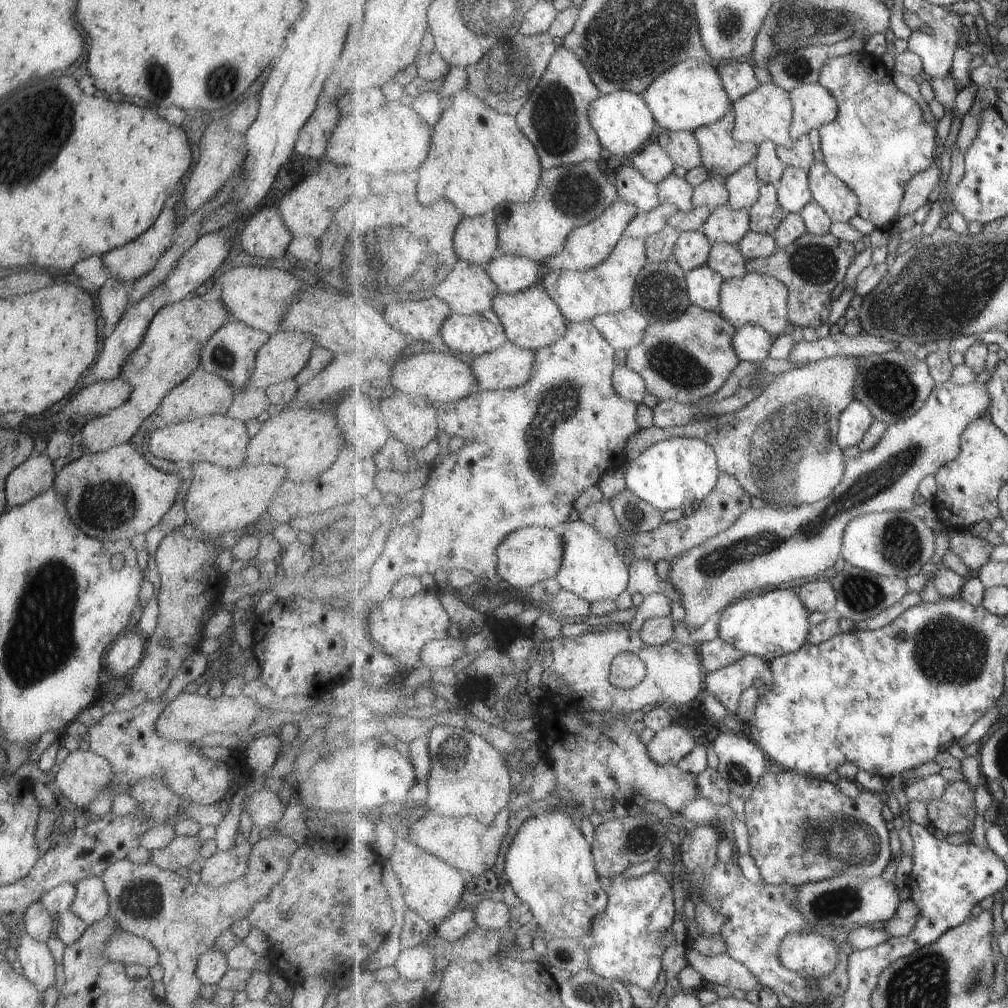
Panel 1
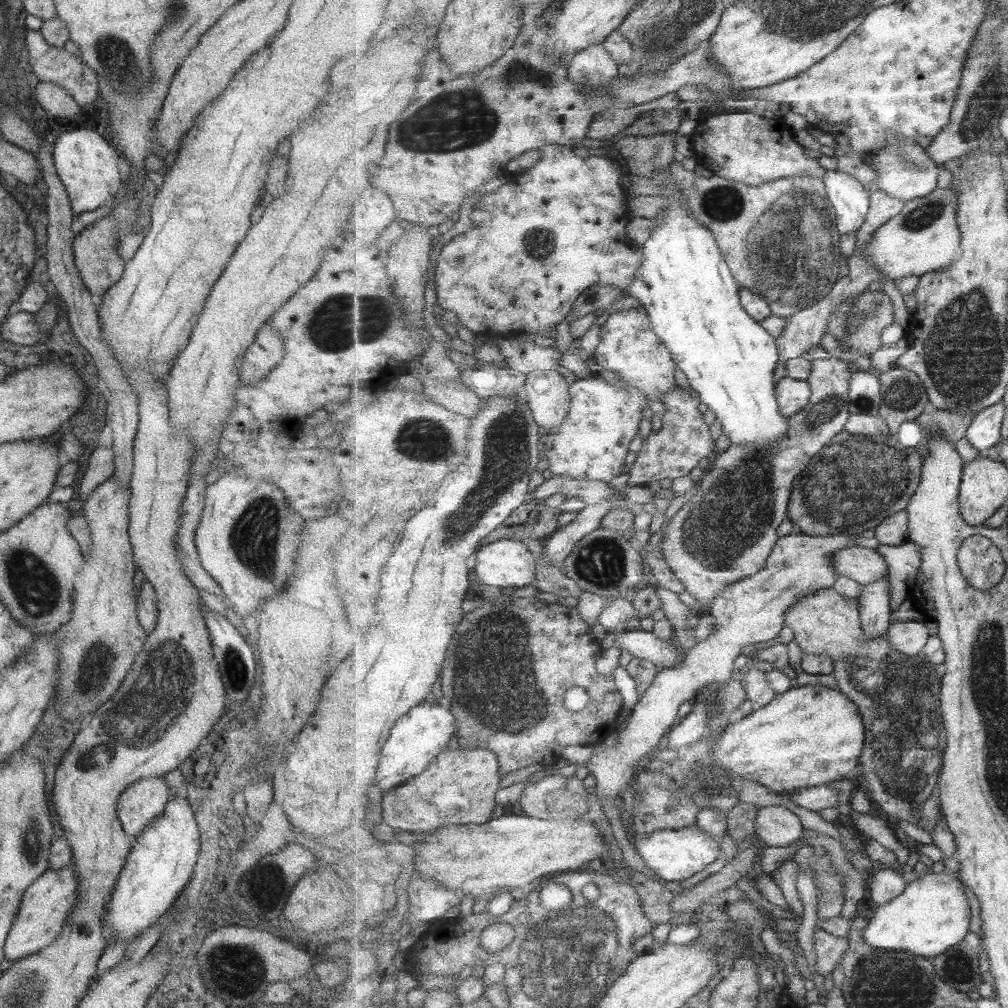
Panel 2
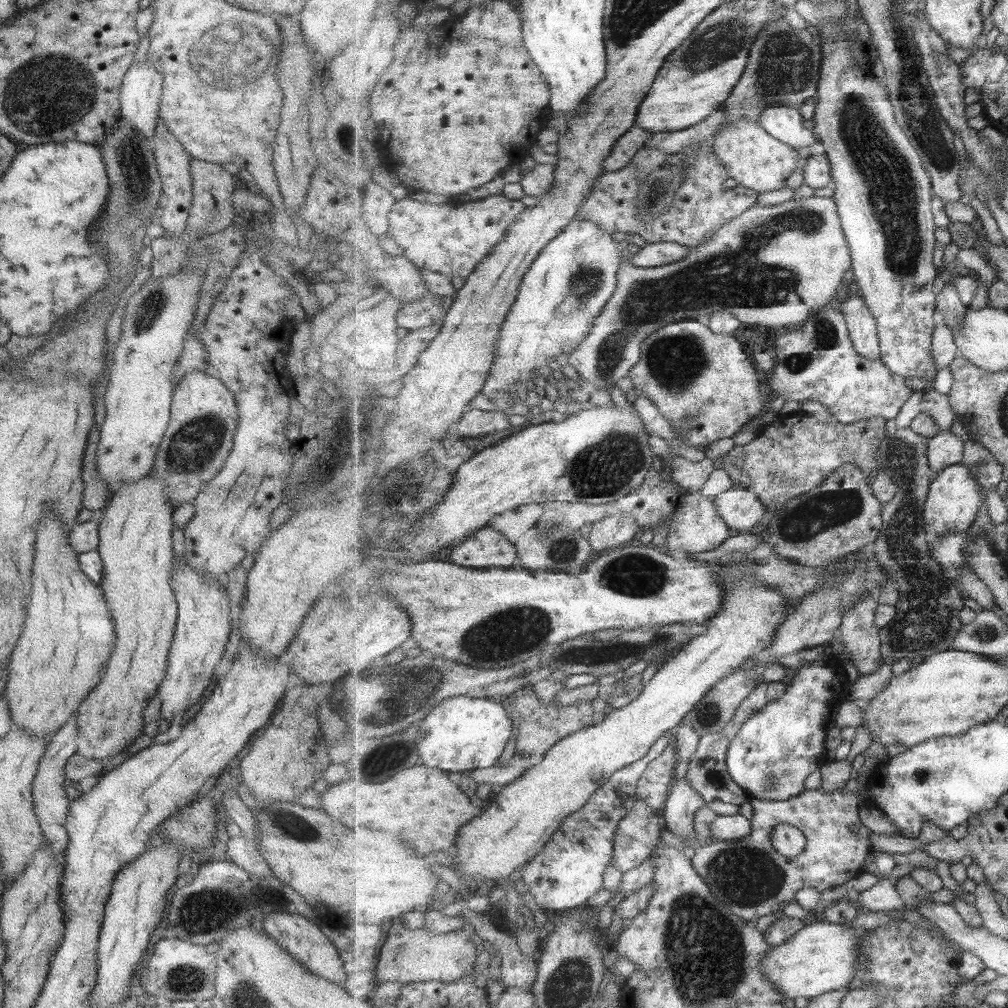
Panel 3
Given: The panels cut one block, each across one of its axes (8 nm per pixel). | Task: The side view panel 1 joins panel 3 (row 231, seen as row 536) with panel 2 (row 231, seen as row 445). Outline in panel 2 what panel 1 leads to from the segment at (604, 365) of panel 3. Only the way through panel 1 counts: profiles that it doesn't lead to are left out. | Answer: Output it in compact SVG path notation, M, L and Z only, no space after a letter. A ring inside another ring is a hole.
M956 187L938 188L932 194L912 200L906 204L906 208L892 218L888 224L874 234L874 240L868 244L866 253L868 259L888 277L895 281L909 276L924 276L928 273L949 267L963 256L963 232L959 221L958 191Z

